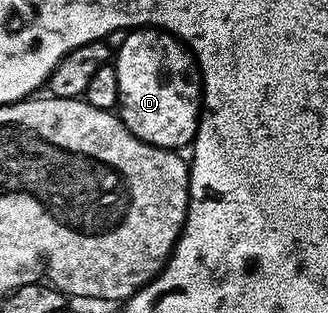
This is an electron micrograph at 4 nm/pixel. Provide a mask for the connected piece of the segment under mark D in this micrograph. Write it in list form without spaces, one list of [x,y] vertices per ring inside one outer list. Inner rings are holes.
[[[155,27],[131,30],[120,50],[114,53],[118,75],[118,116],[138,139],[163,149],[177,151],[191,146],[196,139],[196,126],[202,112],[202,78],[195,56],[178,37]]]

